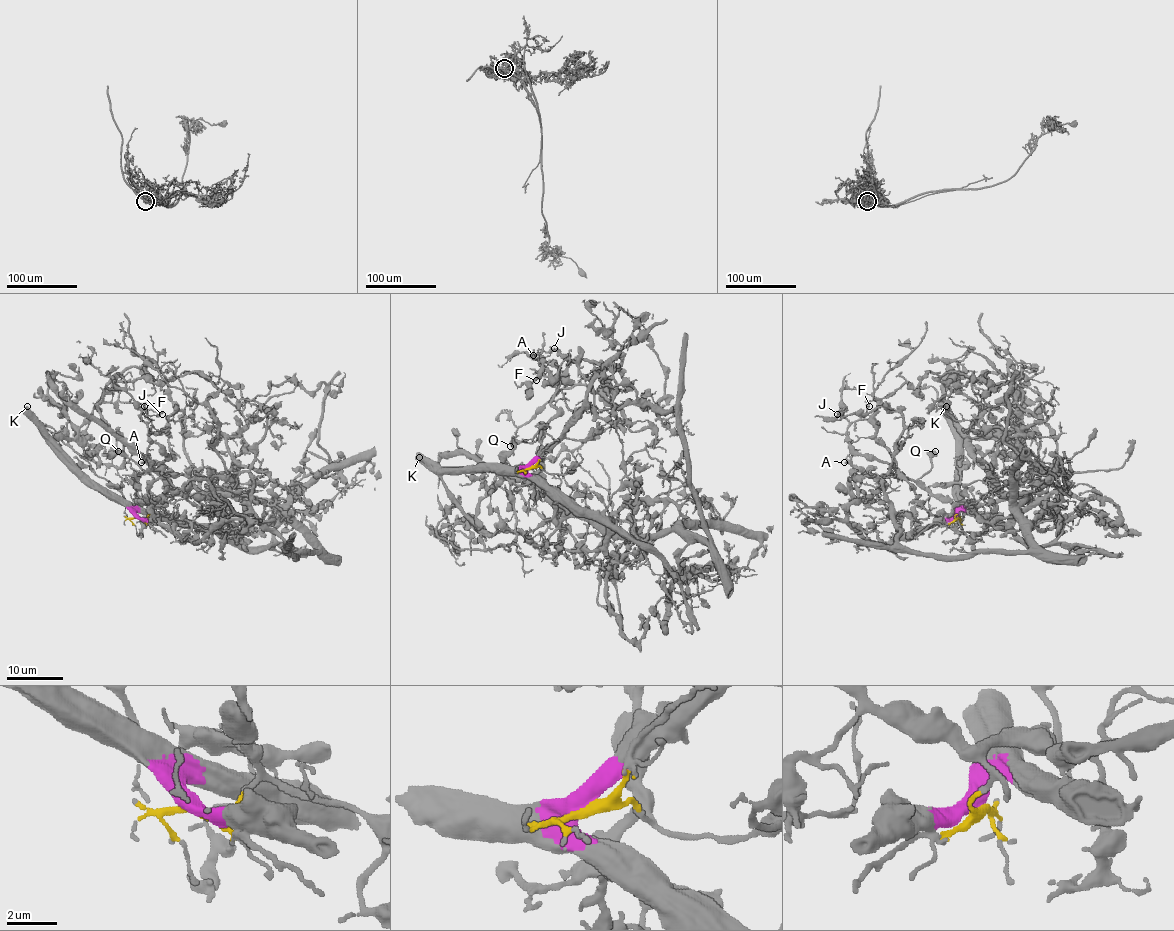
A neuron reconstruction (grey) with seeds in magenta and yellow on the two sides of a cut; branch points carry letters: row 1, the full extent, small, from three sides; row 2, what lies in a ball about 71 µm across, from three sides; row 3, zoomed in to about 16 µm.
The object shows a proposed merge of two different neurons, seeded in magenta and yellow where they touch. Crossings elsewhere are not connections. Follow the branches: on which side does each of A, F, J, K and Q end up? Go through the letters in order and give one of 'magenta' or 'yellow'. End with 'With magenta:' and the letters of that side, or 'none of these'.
A: yellow
F: yellow
J: yellow
K: magenta
Q: yellow
With magenta: K

